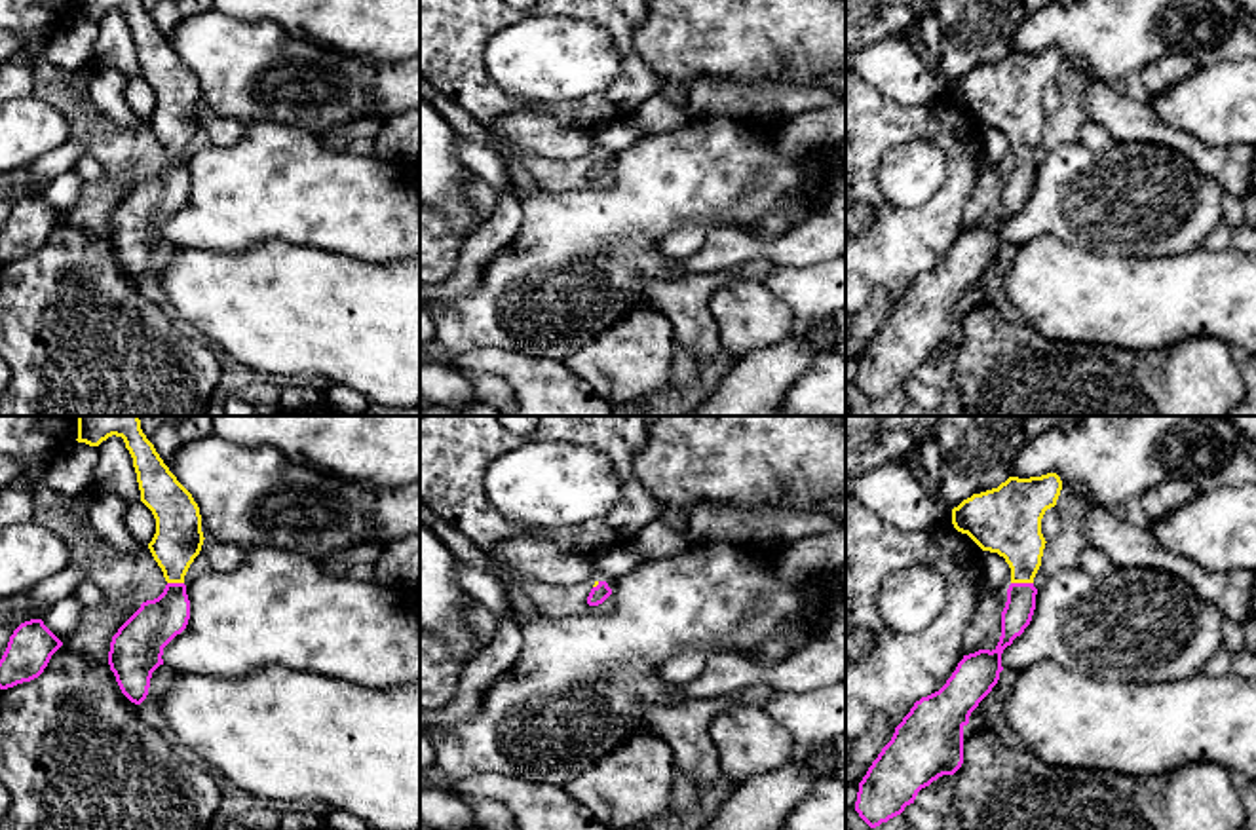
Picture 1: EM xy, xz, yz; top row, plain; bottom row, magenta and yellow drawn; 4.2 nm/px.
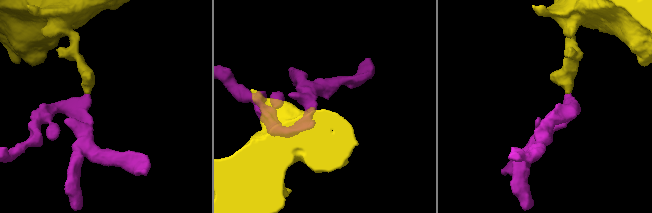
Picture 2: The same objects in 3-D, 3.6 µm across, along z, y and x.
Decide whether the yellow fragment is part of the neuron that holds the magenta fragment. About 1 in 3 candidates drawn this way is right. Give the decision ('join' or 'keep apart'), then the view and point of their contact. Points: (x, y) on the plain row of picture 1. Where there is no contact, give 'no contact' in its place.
join; meets magenta in yz at (1023, 158)

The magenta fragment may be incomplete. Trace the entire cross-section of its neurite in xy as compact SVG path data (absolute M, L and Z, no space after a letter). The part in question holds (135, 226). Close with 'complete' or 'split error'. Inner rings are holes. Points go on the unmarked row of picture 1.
M78 0L76 15L99 21L112 9L124 13L133 32L141 76L156 93L148 123L167 156L163 167L143 177L110 217L110 245L122 268L141 279L148 270L152 247L163 239L163 222L188 199L184 150L205 112L198 78L163 38L141 0Z | split error

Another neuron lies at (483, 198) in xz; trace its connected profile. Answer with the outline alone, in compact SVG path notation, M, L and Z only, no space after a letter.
M469 175L466 180L466 196L481 220L488 220L492 217L498 196L488 182L477 175Z

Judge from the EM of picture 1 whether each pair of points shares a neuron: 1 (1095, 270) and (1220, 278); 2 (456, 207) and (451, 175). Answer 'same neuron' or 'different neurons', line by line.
1: same neuron
2: same neuron

